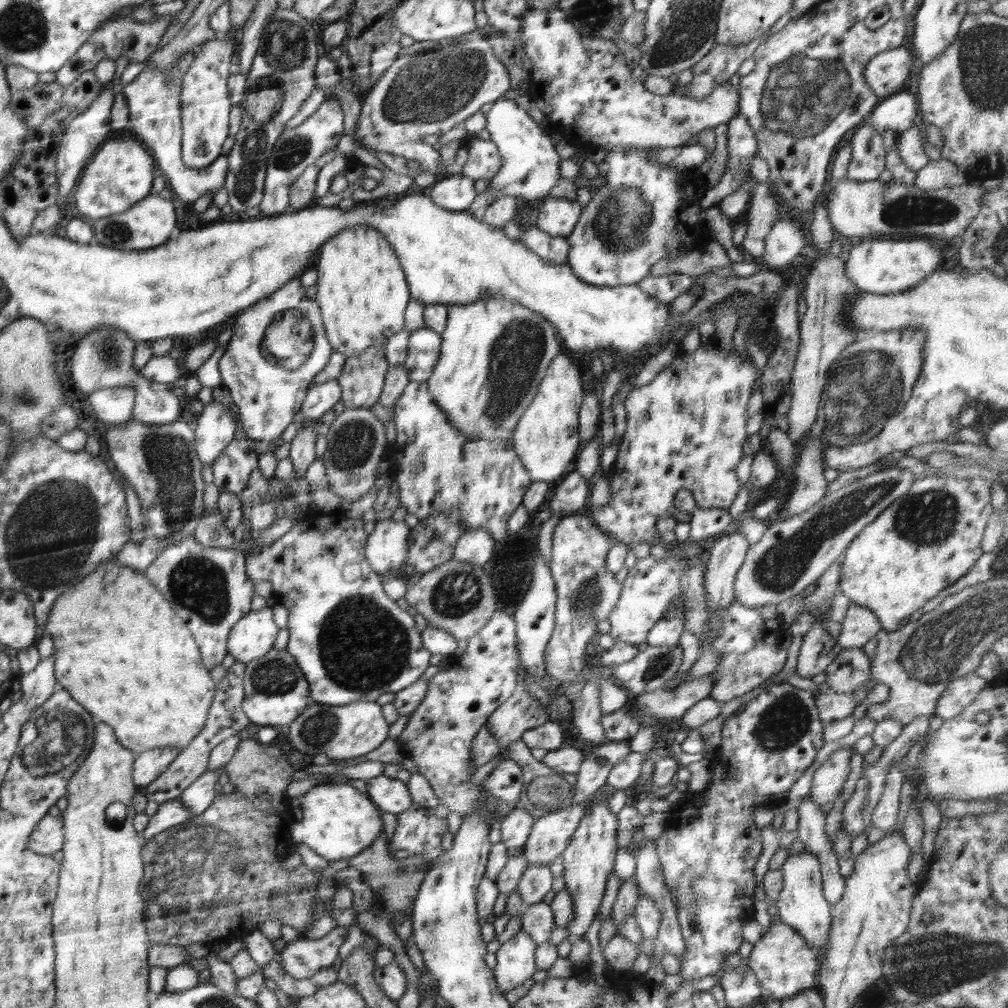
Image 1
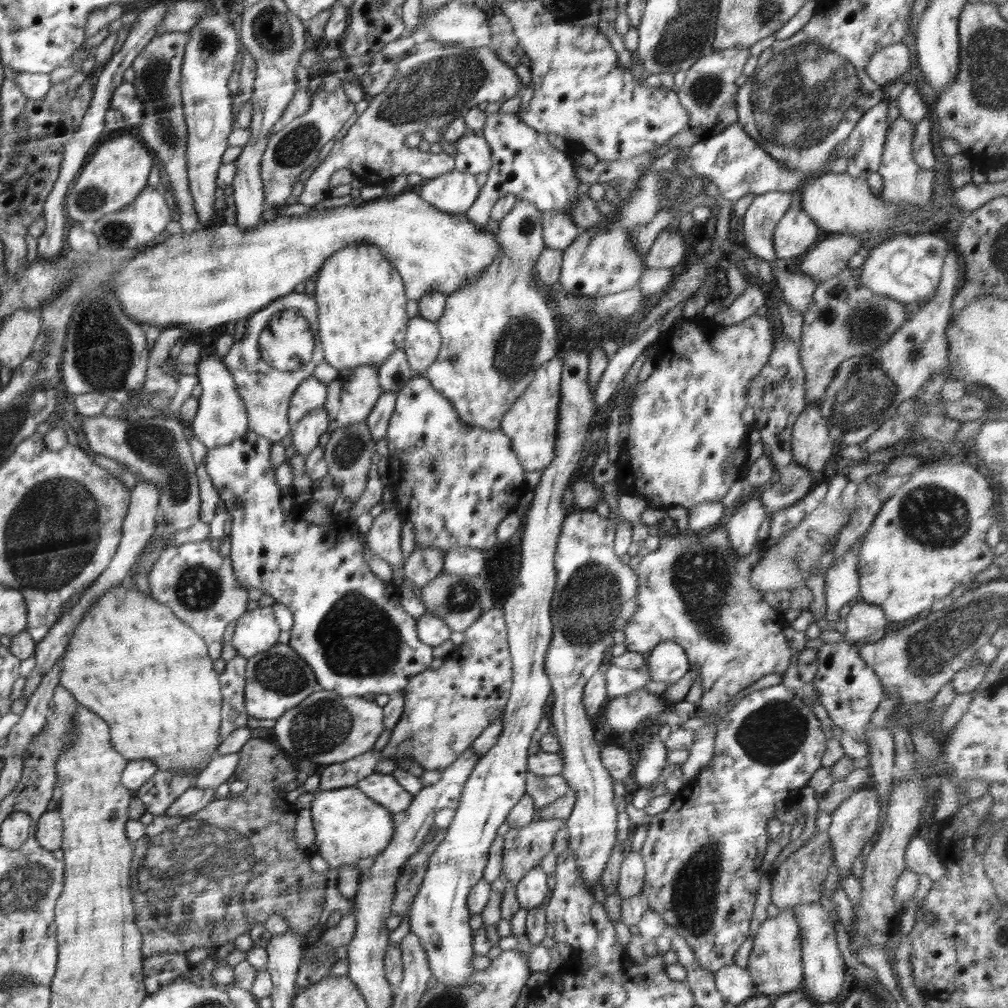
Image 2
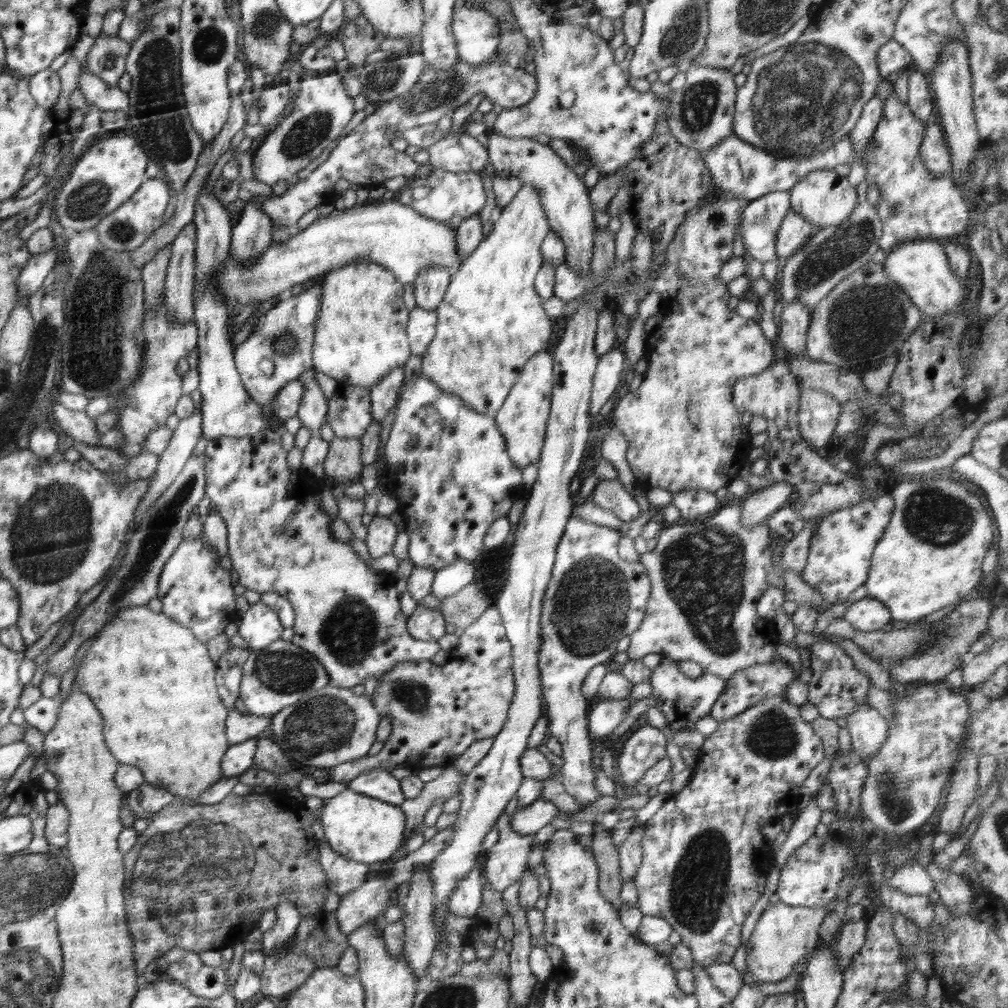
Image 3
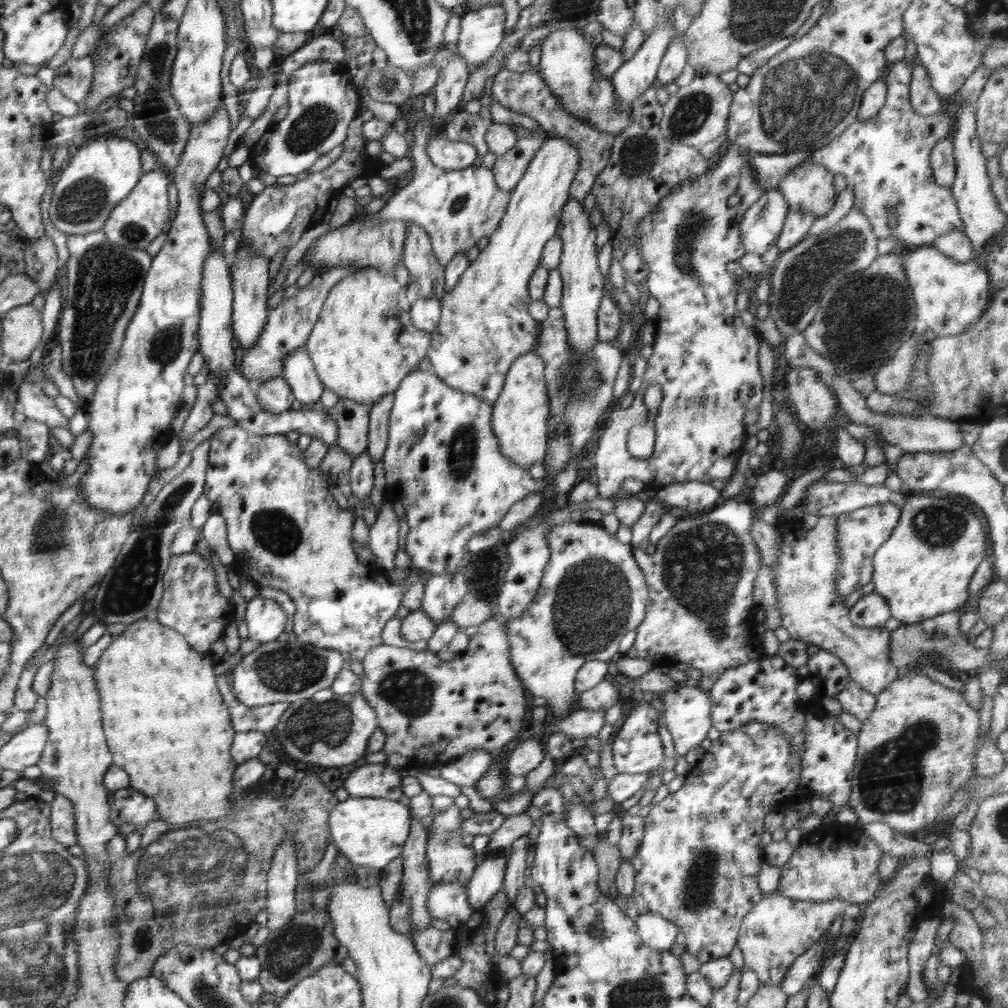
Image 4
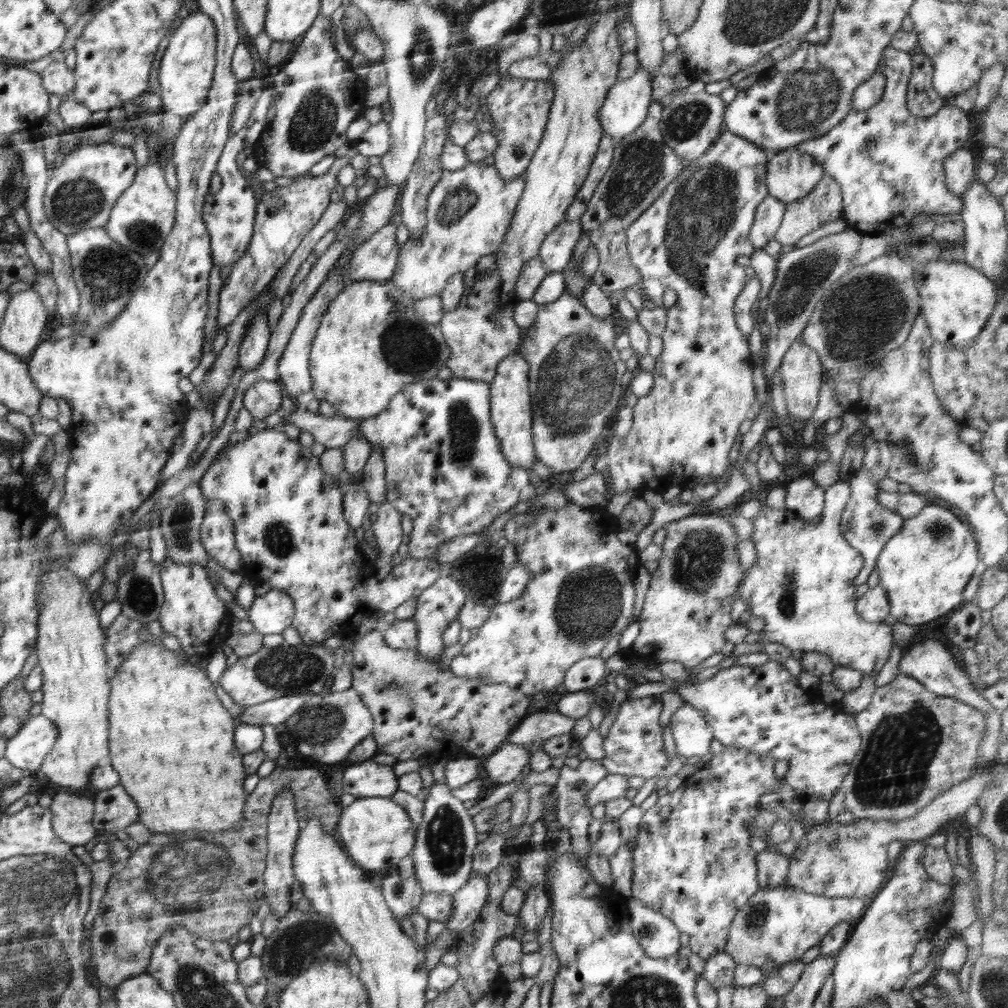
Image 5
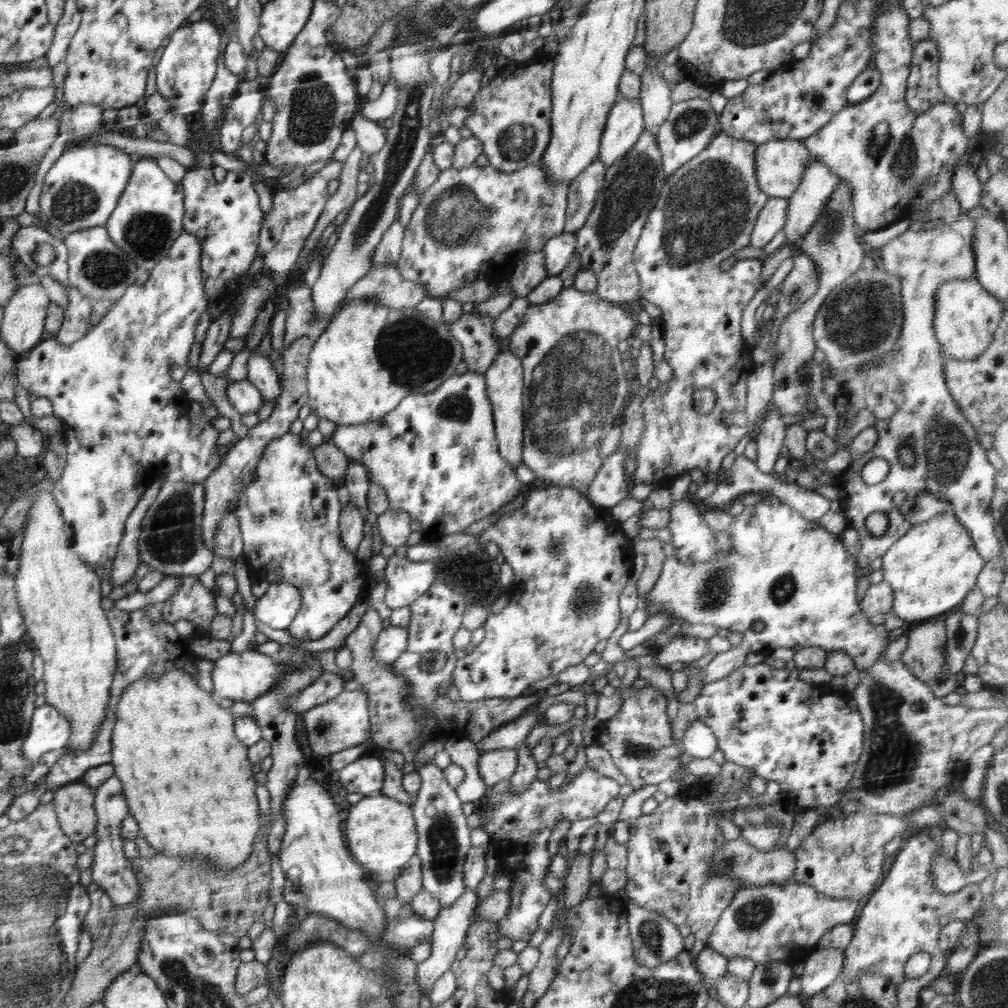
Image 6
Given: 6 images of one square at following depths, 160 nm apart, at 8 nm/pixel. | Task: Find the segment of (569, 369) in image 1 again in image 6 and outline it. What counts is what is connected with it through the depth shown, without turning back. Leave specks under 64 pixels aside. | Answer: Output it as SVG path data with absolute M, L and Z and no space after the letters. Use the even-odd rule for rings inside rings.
M504 349L483 374L487 384L487 395L494 415L495 437L499 453L511 467L522 464L524 409L523 409L523 366L521 360Z

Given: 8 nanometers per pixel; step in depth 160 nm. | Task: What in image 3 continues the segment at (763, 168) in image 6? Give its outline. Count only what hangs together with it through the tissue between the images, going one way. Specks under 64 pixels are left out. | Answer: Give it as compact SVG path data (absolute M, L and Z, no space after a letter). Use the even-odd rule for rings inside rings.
M834 169L809 172L792 187L789 194L791 211L822 227L844 222L858 202L857 187L852 186L846 176L839 175Z

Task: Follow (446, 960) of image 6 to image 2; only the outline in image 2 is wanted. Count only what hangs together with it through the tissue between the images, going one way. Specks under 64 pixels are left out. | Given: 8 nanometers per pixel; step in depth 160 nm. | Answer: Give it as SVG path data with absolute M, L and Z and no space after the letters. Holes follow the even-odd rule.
M536 819L528 826L506 832L501 874L507 876L510 886L516 886L527 872L539 866L542 857L553 848L556 831L564 826L566 819Z

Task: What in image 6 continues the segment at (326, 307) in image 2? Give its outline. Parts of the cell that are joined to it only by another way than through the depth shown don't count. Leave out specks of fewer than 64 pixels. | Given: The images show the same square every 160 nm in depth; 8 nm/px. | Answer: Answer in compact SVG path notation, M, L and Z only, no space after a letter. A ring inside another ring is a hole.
M354 300L345 304L329 322L329 325L321 333L320 337L313 342L312 350L307 364L307 393L309 394L307 404L310 406L311 412L315 412L319 418L327 418L340 424L364 424L371 420L379 420L391 410L394 410L400 401L413 391L432 392L436 390L445 380L448 380L456 372L456 366L463 361L462 346L454 340L454 336L450 334L449 328L442 321L434 320L429 316L424 316L412 308L390 308L386 304L378 304L375 300Z

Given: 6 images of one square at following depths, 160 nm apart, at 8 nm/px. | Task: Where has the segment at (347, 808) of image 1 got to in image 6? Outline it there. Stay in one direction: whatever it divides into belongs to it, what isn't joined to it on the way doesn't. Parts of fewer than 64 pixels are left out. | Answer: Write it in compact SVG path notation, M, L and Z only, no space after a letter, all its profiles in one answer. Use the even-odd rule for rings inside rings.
M384 794L364 796L348 810L347 846L355 861L380 882L394 881L403 873L403 866L415 855L417 835L411 806Z

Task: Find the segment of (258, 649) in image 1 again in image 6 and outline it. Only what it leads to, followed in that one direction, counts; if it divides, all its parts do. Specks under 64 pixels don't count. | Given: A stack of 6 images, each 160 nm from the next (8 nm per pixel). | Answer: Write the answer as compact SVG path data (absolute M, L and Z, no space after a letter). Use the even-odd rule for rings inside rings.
M270 584L265 594L256 601L254 616L274 630L284 630L300 610L299 588L292 584Z

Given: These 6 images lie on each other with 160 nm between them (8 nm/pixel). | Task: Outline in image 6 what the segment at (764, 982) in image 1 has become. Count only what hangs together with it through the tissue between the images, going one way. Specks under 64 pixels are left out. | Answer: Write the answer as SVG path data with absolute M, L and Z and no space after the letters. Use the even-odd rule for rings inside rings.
M792 880L786 884L776 885L769 884L761 887L748 887L742 888L736 892L735 897L732 898L730 904L722 911L720 918L717 920L715 927L712 929L711 935L709 936L707 946L723 954L726 958L740 958L740 959L752 959L756 964L760 965L762 963L768 962L783 962L784 958L788 956L789 953L800 953L803 957L812 950L816 949L817 942L828 932L831 928L836 925L850 923L853 918L858 917L858 900L848 900L848 899L834 899L818 892L813 886L798 883L796 880Z

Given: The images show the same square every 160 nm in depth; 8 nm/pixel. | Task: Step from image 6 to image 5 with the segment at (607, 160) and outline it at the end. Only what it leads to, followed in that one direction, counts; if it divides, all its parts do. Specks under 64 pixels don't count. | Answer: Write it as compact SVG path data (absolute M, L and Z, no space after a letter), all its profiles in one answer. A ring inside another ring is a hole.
M638 66L638 70L636 70L636 73L632 77L623 80L618 79L614 83L614 86L610 88L604 103L600 106L600 111L598 111L598 122L600 122L603 132L612 141L618 142L623 140L644 123L647 111L652 103L652 81L650 73Z

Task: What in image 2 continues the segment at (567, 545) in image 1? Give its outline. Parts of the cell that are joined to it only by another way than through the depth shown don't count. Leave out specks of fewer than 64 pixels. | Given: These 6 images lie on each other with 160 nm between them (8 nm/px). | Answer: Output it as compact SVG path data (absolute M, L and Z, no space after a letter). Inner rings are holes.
M576 509L573 513L567 514L565 516L564 522L562 523L562 528L560 530L560 537L558 537L558 543L556 544L556 555L554 560L554 565L556 568L556 588L553 592L554 596L552 598L552 608L550 610L553 631L552 640L549 644L545 656L545 672L547 673L551 688L553 689L547 715L552 722L550 728L559 739L559 753L562 754L561 757L564 761L561 770L562 778L566 778L569 788L573 788L574 792L576 792L576 802L574 808L571 810L570 817L566 819L566 827L569 834L568 849L572 850L572 854L576 856L578 863L577 869L580 869L581 878L584 879L585 887L588 887L591 891L594 890L597 881L604 871L604 868L606 868L606 862L608 862L610 852L612 852L613 846L617 843L617 815L619 814L619 811L622 807L620 802L617 801L616 797L614 796L614 791L612 789L612 777L601 763L601 749L598 747L598 745L596 745L596 741L594 741L594 732L592 731L592 726L590 725L585 706L583 705L583 689L584 686L588 683L588 680L599 670L600 665L602 664L602 659L604 658L604 652L613 646L613 643L609 641L611 636L614 634L614 632L618 632L618 630L624 630L625 626L628 625L628 621L632 619L632 613L636 613L636 594L638 592L638 576L636 576L636 572L634 572L630 566L624 564L621 558L616 556L613 550L614 540L615 524L610 519L598 515L594 509Z

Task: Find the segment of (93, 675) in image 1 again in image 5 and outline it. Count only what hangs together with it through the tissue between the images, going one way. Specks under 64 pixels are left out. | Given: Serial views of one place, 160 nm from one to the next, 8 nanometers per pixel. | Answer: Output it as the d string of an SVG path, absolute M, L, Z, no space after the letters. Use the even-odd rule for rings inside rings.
M141 642L138 647L124 659L120 668L111 673L111 694L110 694L110 755L107 762L110 763L120 777L120 785L136 801L140 811L138 823L144 824L153 833L175 834L178 836L184 832L194 832L194 830L204 830L204 832L224 832L229 828L241 828L242 812L246 804L247 793L244 791L244 779L246 773L243 767L243 754L238 752L234 742L234 731L237 720L232 718L230 712L216 697L214 686L208 679L206 670L200 668L199 664L192 664L185 658L184 652L177 653L170 651L162 643L151 644Z

